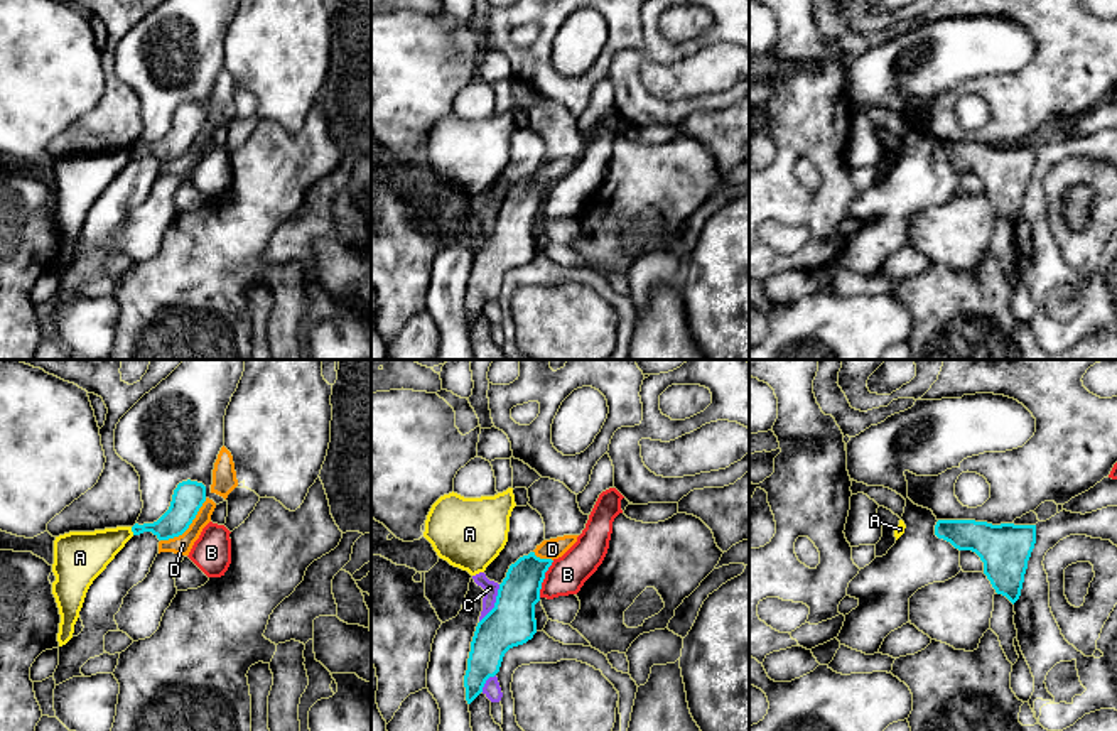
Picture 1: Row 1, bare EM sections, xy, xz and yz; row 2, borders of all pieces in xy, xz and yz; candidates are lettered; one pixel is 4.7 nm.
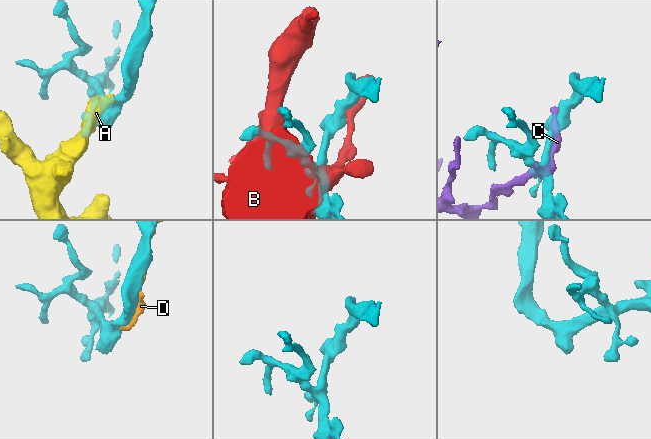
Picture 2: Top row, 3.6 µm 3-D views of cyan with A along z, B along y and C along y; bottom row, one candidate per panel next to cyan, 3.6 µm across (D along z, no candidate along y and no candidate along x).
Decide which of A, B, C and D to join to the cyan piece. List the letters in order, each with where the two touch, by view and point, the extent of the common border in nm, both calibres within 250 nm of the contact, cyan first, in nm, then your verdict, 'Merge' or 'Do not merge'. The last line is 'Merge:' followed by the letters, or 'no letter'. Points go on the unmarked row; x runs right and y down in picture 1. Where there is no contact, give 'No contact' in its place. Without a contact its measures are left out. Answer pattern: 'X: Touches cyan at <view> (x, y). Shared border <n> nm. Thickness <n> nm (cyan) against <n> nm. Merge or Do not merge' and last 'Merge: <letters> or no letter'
A: Touches cyan at xy (132, 152). Shared border 40 nm. Thickness 140 nm (cyan) against 220 nm. Do not merge
B: Touches cyan at xz (544, 200). Shared border 190 nm. Thickness 200 nm (cyan) against 180 nm. Do not merge
C: Touches cyan at xz (495, 225). Shared border 200 nm. Thickness 220 nm (cyan) against 70 nm. Do not merge
D: Touches cyan at xy (188, 149). Shared border 300 nm. Thickness 150 nm (cyan) against 90 nm. Do not merge
Merge: no letter

